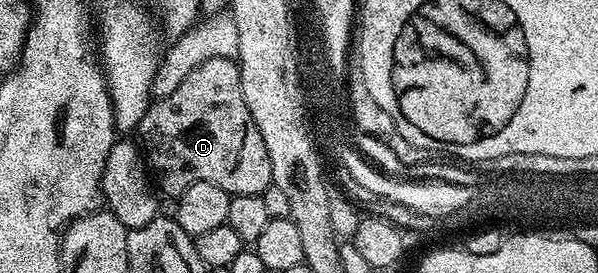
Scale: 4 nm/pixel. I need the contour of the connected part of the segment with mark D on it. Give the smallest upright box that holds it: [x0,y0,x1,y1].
[139,58,273,196]

